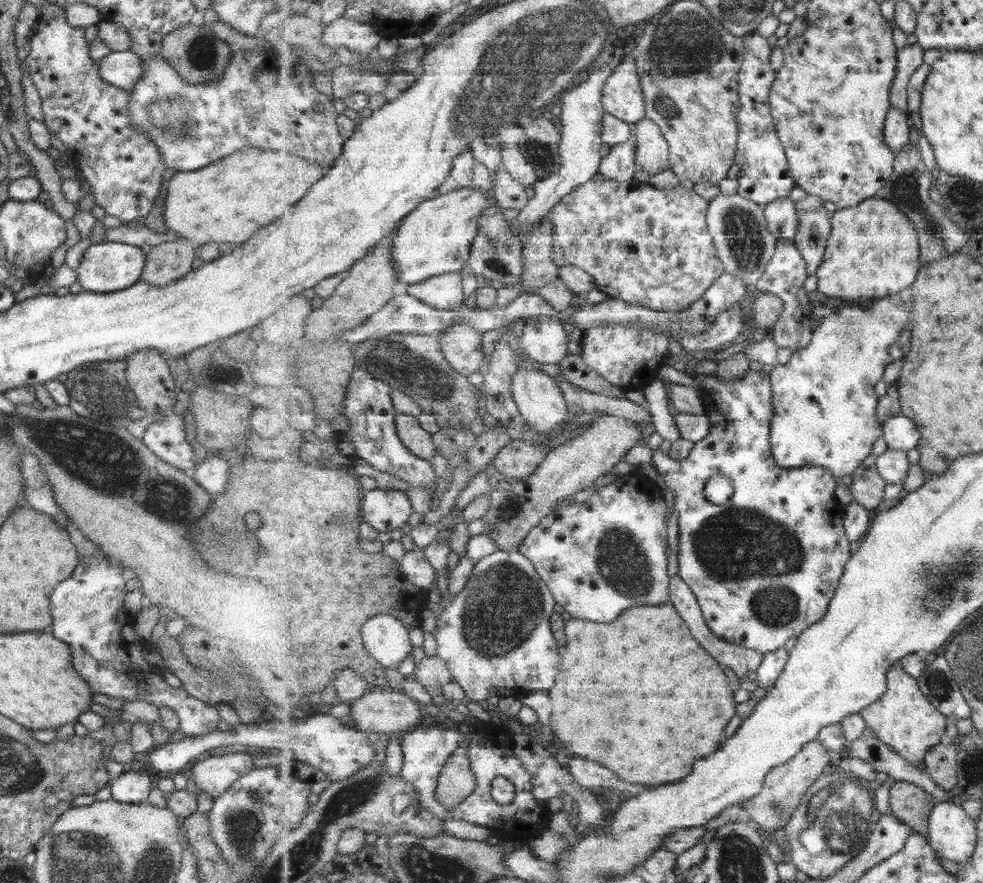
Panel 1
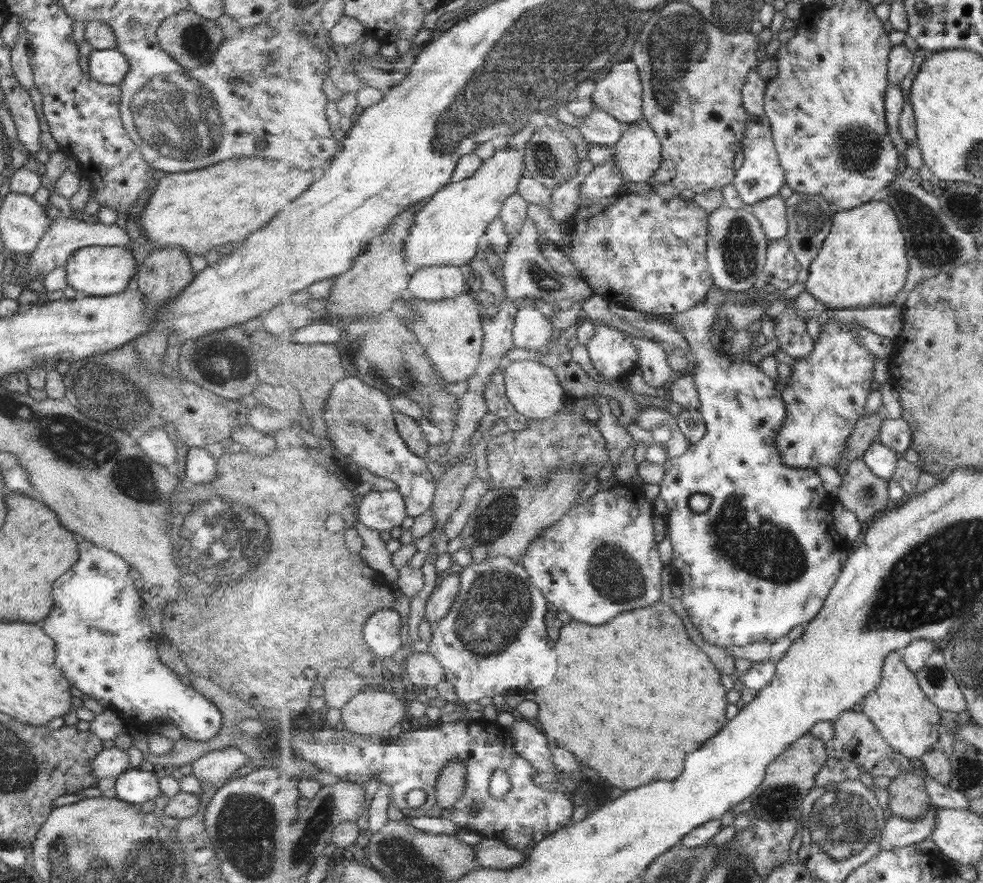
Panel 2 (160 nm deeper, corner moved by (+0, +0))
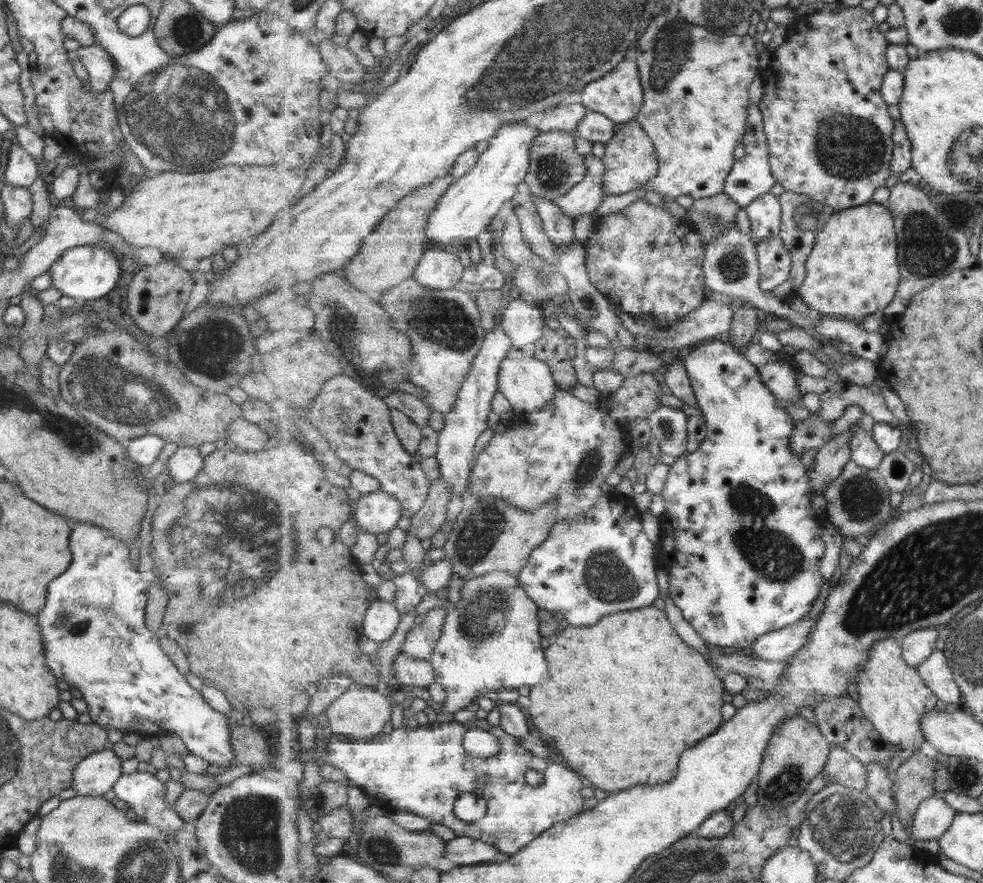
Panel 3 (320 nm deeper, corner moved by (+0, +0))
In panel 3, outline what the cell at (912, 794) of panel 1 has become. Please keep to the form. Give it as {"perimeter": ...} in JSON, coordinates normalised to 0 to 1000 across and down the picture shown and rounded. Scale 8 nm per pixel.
{"perimeter":[[[939,853],[923,854],[921,863],[917,865],[908,878],[909,890],[908,899],[914,911],[913,923],[919,938],[924,938],[930,930],[930,924],[934,918],[935,912],[943,904],[953,901],[952,895],[952,871],[953,864],[949,858],[941,856]]]}

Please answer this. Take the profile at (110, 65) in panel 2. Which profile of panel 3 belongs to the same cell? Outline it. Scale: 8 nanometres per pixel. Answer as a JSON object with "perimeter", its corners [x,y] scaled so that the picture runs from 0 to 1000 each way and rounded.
{"perimeter":[[[95,50],[81,52],[76,57],[75,62],[90,83],[90,92],[93,96],[93,102],[97,104],[109,103],[114,79],[116,78],[114,66],[111,61],[102,52]]]}

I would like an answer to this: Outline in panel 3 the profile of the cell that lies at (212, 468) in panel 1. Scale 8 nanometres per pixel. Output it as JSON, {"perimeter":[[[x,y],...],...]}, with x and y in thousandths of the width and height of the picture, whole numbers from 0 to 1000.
{"perimeter":[[[194,505],[180,506],[166,527],[177,549],[194,544],[205,531],[205,515]]]}

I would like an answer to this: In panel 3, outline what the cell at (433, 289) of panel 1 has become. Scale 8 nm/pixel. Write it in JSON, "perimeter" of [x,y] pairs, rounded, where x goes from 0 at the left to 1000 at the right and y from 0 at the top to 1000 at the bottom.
{"perimeter":[[[434,274],[421,314],[435,327],[463,327],[472,313],[471,299],[466,290],[459,288],[453,279]]]}

